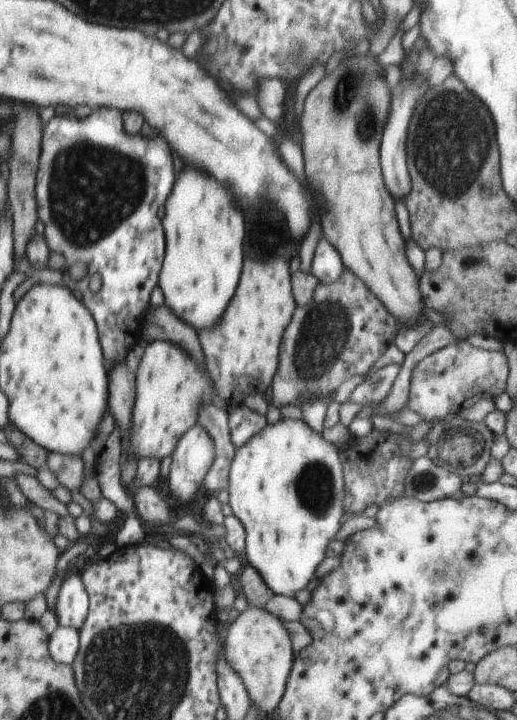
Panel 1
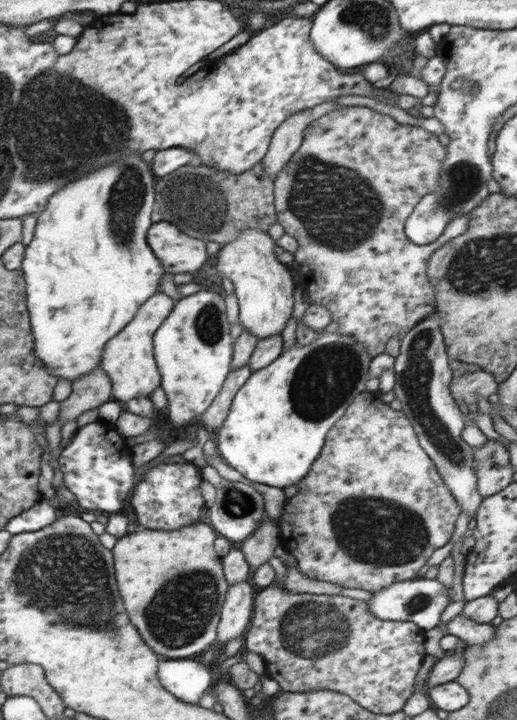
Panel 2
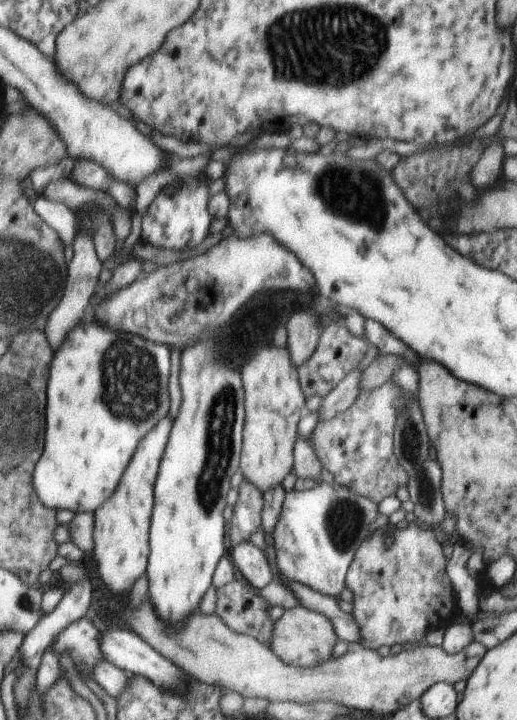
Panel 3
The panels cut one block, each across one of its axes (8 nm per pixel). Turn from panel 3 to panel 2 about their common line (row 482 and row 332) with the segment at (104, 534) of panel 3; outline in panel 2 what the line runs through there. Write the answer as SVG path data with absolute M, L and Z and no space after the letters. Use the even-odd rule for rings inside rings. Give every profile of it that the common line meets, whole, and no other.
M158 291L150 296L150 300L146 300L146 304L141 305L142 312L138 312L138 316L134 315L134 324L130 324L126 332L114 336L114 340L110 340L110 348L106 348L106 356L102 356L102 370L111 379L112 399L122 404L138 397L149 398L160 386L160 374L152 354L152 334L172 312L174 300Z

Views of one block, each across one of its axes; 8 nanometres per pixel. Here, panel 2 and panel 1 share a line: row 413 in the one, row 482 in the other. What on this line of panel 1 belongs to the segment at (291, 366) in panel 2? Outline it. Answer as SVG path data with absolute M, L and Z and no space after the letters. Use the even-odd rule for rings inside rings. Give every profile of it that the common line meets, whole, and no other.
M283 419L276 424L268 425L252 439L247 441L247 444L238 447L229 469L229 488L227 489L230 494L230 507L232 507L233 516L236 516L245 529L245 553L246 560L250 563L264 580L268 589L274 595L284 595L290 598L295 598L300 590L306 590L310 580L316 574L316 568L320 566L320 562L327 558L326 548L330 544L330 540L338 535L342 529L342 514L345 508L345 480L344 480L344 463L340 458L339 452L336 448L326 442L322 436L316 434L305 421Z

